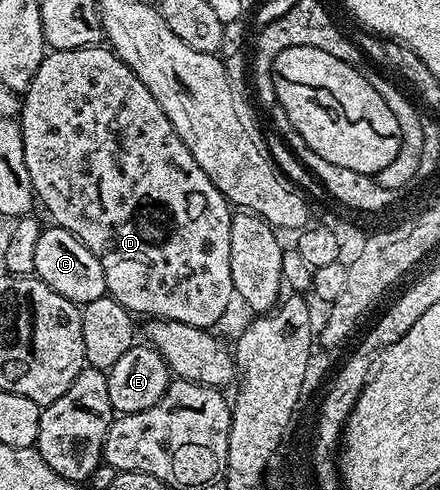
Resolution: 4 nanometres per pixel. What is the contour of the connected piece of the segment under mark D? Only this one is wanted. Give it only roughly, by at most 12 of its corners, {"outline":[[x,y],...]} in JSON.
{"outline":[[51,50],[35,200],[133,315],[211,330],[233,210],[130,67]]}

